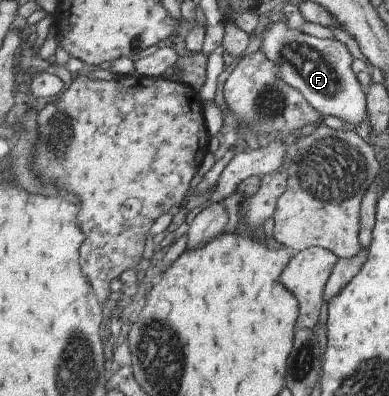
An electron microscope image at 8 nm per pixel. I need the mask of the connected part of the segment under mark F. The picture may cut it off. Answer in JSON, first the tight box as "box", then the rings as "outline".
{"box":[262,20,367,125],"outline":[[[288,20],[271,22],[270,28],[265,30],[262,46],[263,54],[272,62],[277,63],[277,76],[282,78],[290,87],[302,94],[302,97],[318,112],[322,117],[338,116],[342,118],[344,124],[363,125],[366,124],[367,105],[364,92],[360,89],[361,84],[357,81],[357,76],[351,70],[353,58],[348,48],[337,40],[320,40],[309,36],[296,28],[288,28]]]}

